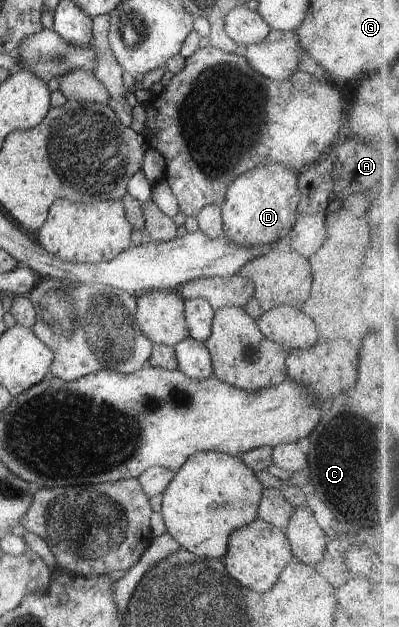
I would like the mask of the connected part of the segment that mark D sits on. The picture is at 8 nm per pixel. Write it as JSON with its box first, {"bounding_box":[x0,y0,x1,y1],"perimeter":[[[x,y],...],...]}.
{"bounding_box":[220,163,300,245],"perimeter":[[[278,163],[254,167],[238,175],[226,191],[220,205],[224,233],[236,245],[270,245],[290,234],[298,220],[298,203],[300,203],[298,173]]]}

